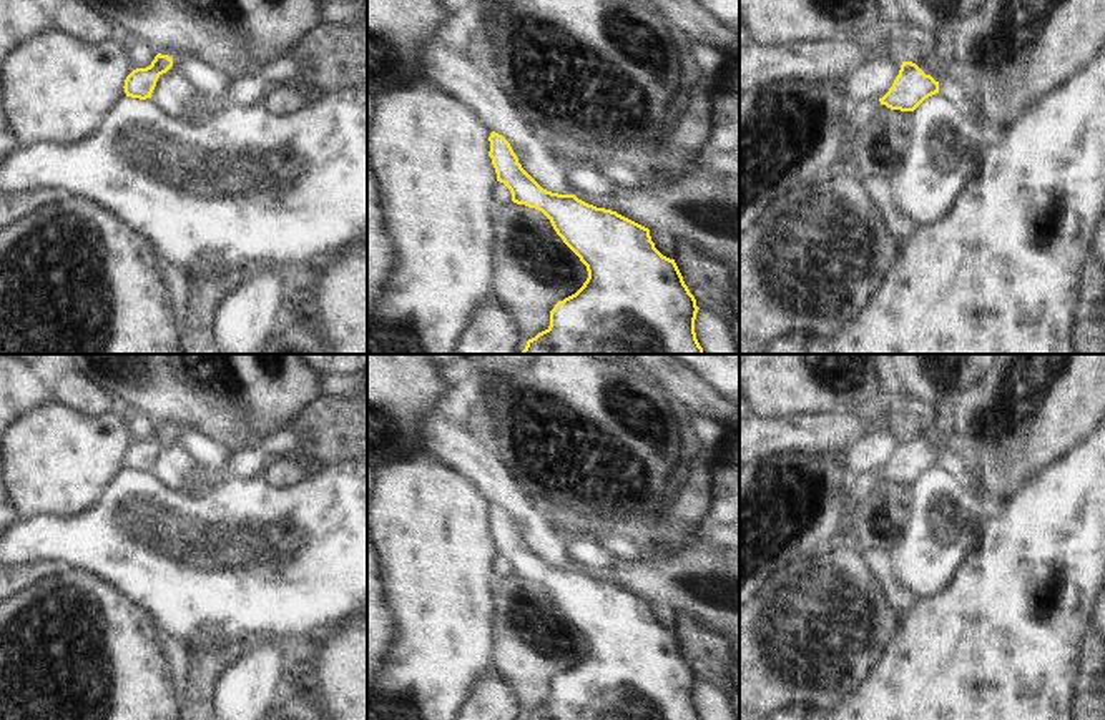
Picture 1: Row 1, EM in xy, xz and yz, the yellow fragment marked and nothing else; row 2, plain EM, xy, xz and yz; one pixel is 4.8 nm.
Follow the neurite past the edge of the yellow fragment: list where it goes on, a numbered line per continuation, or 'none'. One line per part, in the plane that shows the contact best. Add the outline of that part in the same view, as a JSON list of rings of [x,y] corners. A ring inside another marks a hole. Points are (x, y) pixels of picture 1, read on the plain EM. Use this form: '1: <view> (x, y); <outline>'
none

